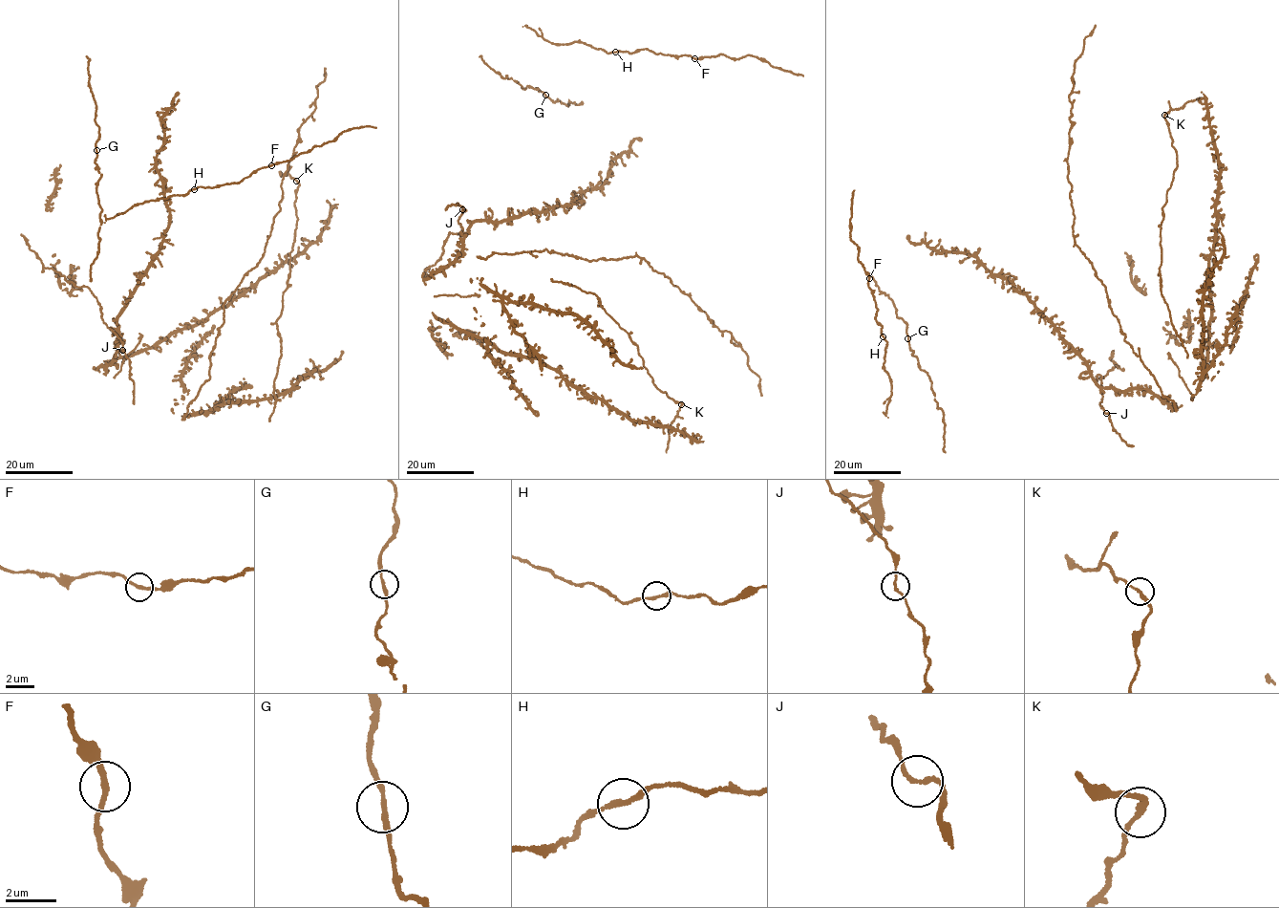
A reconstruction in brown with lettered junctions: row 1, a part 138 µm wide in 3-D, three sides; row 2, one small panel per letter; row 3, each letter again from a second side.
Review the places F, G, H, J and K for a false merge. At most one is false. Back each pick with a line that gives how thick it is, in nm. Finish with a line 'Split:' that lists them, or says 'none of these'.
Split: none of these

